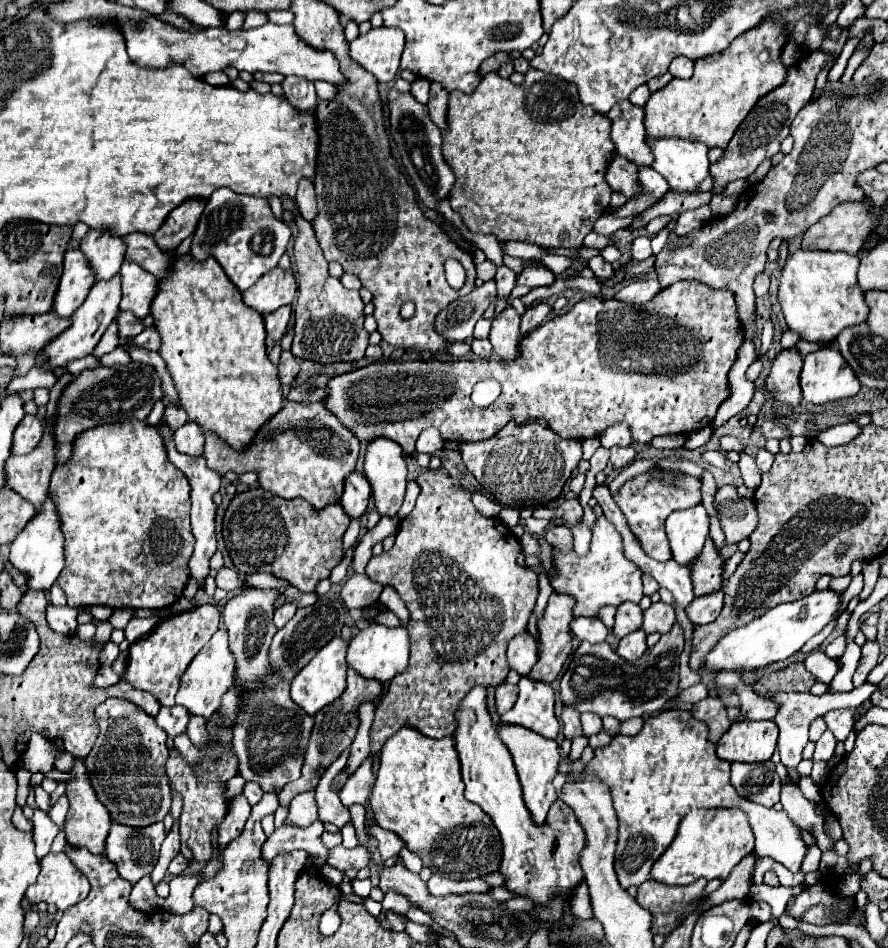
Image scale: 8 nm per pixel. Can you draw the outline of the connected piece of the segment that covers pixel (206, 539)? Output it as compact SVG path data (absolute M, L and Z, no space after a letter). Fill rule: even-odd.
M169 440L165 442L169 460L187 476L189 484L191 484L191 526L193 526L193 534L195 534L195 552L189 560L189 572L193 578L199 580L199 584L203 584L203 580L209 574L209 558L213 556L215 548L217 548L217 538L215 538L215 512L217 506L213 502L213 496L219 492L221 486L221 476L217 472L213 472L213 468L209 468L205 464L205 456L185 456L181 452L175 450L175 442Z

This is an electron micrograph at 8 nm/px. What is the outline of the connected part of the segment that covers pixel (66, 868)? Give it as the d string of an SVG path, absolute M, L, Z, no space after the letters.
M47 854L41 860L41 874L33 886L27 888L25 898L29 904L55 904L57 910L65 912L69 906L81 902L89 894L89 882L75 868L75 864L63 854Z

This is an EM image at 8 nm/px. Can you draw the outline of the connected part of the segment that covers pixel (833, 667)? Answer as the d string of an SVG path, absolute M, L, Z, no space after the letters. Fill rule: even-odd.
M823 650L811 652L803 664L815 678L819 678L819 682L825 682L825 684L829 684L839 670L839 662L835 658L829 658Z

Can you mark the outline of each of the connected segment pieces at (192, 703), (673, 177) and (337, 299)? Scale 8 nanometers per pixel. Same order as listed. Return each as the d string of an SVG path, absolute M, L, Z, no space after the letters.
M219 628L213 638L199 650L199 654L191 660L187 670L181 676L179 692L175 696L175 702L185 706L191 714L209 718L221 700L221 696L227 692L227 688L235 682L235 660L233 654L229 652L229 642L227 642L227 632L225 628Z
M667 138L653 140L651 152L655 156L653 168L667 180L673 192L693 194L709 176L709 148L701 142Z
M281 200L285 210L293 212L293 222L299 230L295 238L295 264L299 280L299 296L295 304L295 338L293 356L313 362L355 362L365 356L369 334L363 328L363 300L357 290L343 288L339 278L329 276L327 262L315 238L315 232L307 220L299 214L293 200Z

